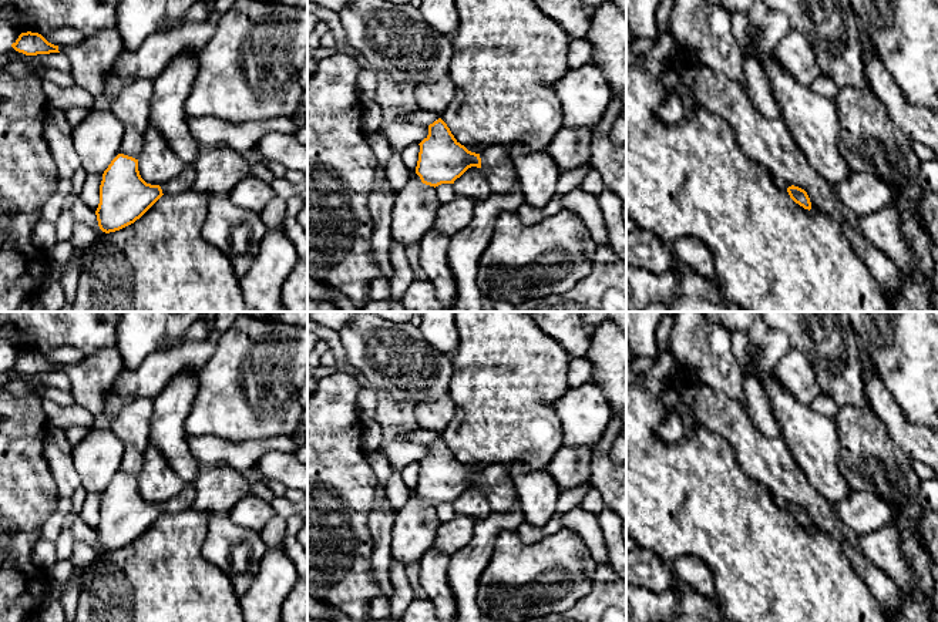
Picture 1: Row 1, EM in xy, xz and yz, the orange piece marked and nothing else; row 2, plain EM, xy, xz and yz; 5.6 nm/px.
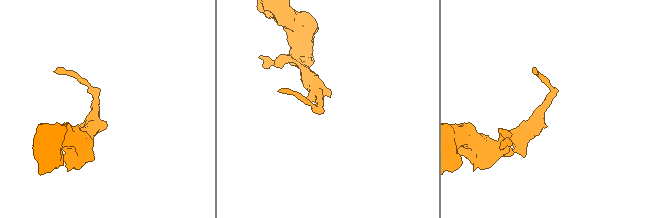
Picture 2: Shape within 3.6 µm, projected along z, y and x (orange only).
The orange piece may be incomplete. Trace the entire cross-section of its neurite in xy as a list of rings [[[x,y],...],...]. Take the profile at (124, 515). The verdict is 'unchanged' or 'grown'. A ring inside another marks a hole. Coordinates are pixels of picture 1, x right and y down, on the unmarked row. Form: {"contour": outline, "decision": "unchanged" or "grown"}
{"contour": [[[118,473],[102,492],[100,522],[95,529],[98,545],[110,552],[139,538],[164,512],[192,508],[195,488],[186,484],[162,504],[147,502],[138,490],[138,478]]], "decision": "grown"}

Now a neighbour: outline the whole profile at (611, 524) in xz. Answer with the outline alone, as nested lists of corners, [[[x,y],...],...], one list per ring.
[[[604,508],[598,514],[598,522],[608,547],[608,564],[618,575],[626,579],[626,541],[622,532],[623,521],[612,510]]]

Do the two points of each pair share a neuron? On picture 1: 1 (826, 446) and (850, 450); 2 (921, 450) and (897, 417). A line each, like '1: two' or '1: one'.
1: two
2: one

